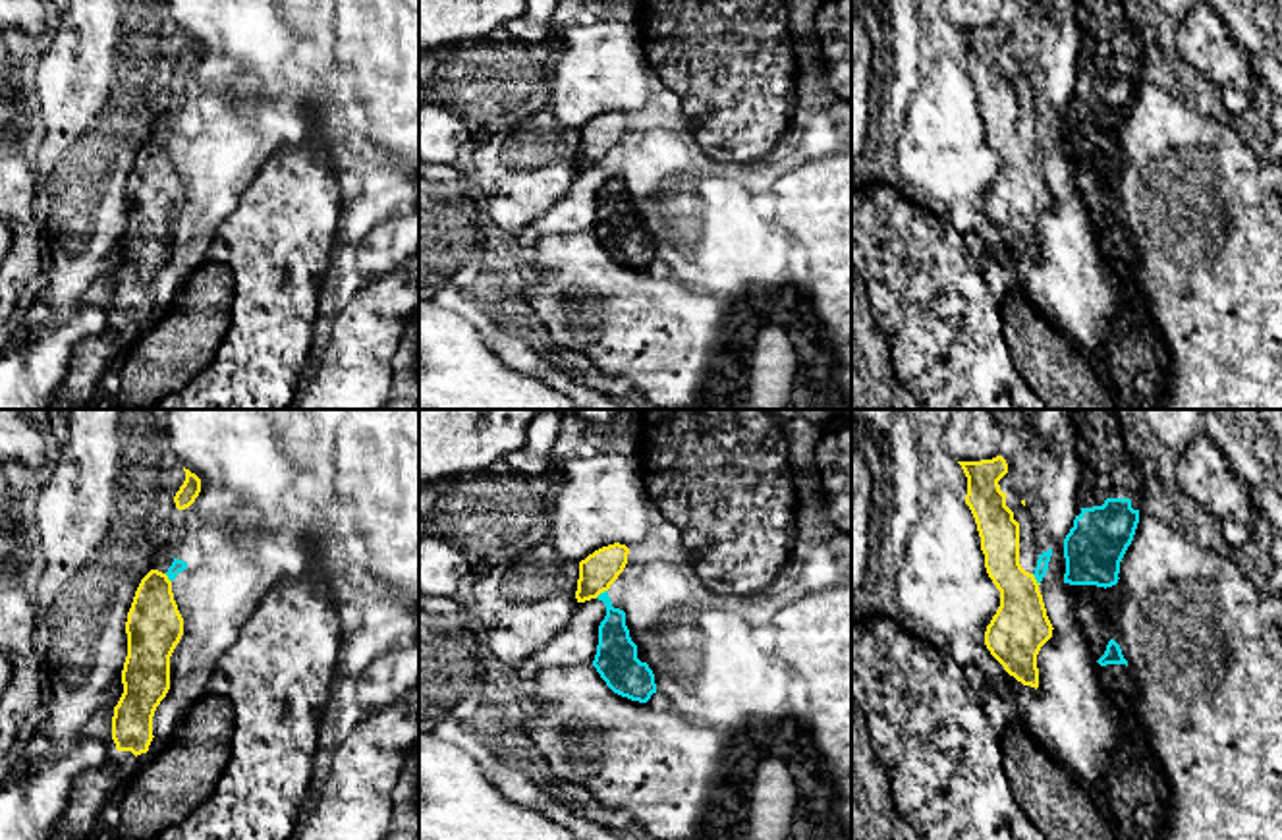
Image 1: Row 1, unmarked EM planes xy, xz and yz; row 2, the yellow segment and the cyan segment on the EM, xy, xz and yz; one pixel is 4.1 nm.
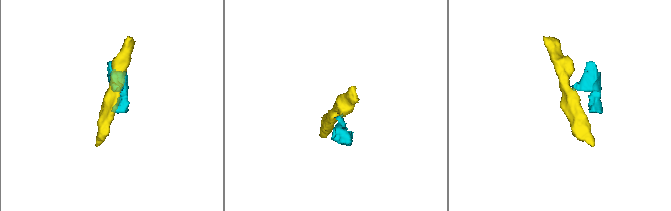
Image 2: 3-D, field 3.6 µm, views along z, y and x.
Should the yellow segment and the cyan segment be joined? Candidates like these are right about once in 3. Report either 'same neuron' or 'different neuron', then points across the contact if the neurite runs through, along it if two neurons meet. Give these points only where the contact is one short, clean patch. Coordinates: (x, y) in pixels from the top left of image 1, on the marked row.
different neuron | along xz (607, 589), (595, 597)

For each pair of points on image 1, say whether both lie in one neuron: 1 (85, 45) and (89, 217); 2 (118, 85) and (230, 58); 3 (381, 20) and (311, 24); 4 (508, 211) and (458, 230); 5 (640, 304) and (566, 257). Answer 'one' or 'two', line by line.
1: one
2: two
3: two
4: two
5: one

